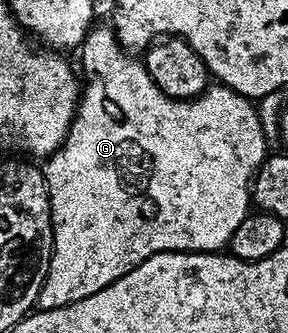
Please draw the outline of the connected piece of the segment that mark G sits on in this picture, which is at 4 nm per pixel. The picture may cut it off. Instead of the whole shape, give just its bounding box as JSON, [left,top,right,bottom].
[36,25,266,310]

